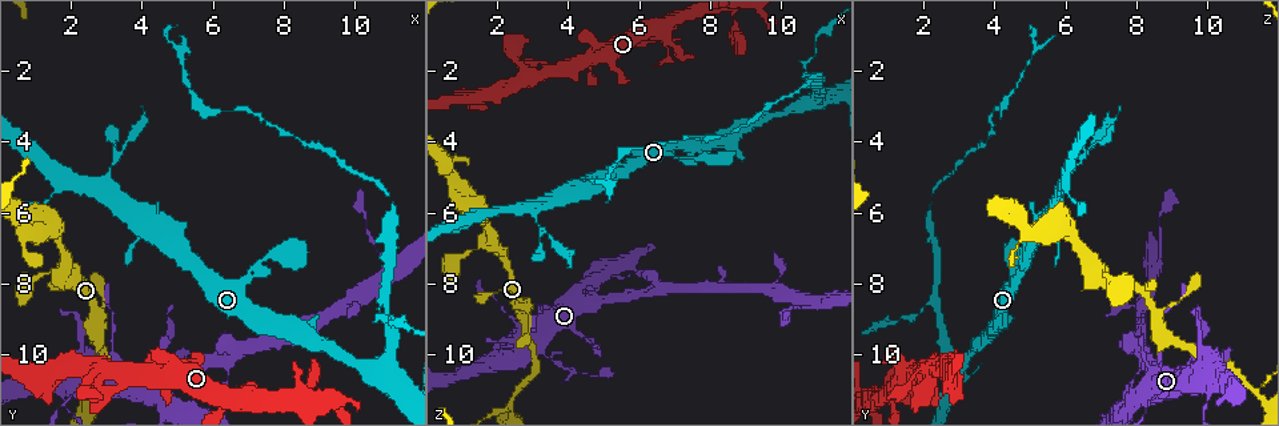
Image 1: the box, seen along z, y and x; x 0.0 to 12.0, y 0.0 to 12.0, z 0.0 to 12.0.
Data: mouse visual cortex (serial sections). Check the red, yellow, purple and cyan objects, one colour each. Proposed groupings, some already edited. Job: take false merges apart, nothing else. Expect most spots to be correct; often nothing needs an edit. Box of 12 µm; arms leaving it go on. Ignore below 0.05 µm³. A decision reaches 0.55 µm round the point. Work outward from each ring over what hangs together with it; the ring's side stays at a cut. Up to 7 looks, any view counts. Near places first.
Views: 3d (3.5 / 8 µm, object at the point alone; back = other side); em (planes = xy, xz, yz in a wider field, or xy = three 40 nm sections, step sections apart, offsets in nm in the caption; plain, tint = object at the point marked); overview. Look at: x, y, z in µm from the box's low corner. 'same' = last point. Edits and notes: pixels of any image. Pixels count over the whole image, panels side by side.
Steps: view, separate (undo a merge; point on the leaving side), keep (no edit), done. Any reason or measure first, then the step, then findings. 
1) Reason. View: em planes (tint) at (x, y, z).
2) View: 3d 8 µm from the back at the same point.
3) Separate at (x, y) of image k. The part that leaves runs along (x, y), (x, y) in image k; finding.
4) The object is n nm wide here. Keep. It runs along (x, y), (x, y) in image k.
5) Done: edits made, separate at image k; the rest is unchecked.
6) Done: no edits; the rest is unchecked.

Abrupt turn. View: 3d 3.5 µm from the back at (2.3, 11.1, 11.3).

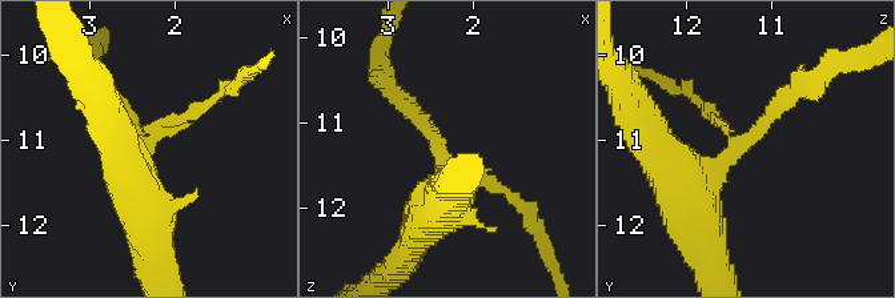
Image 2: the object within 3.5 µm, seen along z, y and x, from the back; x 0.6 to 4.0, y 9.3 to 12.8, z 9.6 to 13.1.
View: em xy step 1 (tint) at (2.40, 11.05, 11.35).

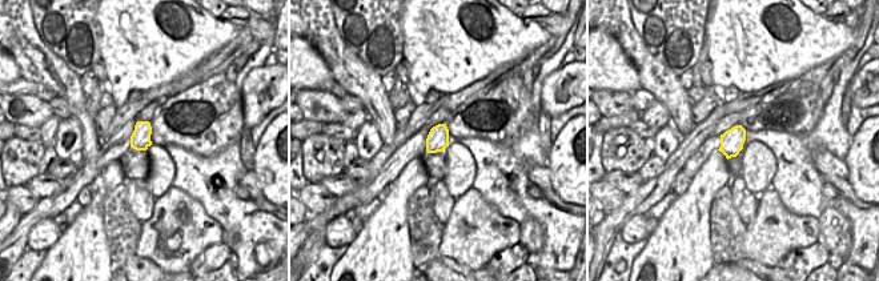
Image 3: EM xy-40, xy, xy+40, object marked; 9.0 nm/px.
Cut it another way. View: em xy step 3 (tint) at the same point.

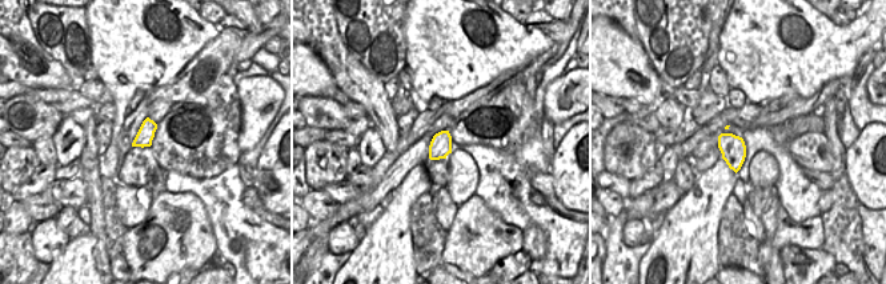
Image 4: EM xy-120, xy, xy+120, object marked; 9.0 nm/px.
3 arms meet here. Separate at (494, 184) of image 2. The part that leaves runs along (151, 133), (240, 84) in image 2; two cells meet here.

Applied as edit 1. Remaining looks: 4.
View: overview.

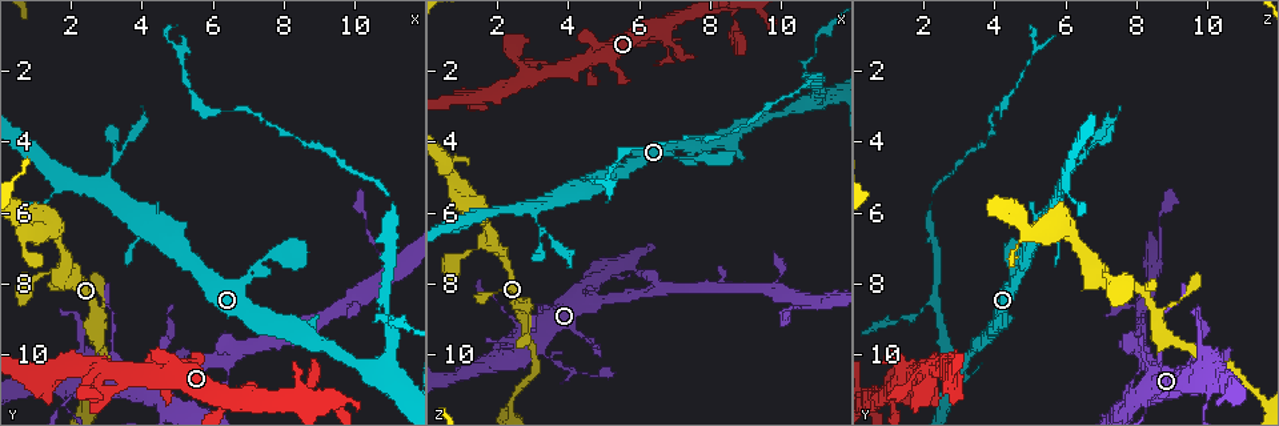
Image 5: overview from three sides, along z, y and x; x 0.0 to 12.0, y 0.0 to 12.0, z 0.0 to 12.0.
Thin neck. View: 3d 3.5 µm at (7.6, 7.2, 4.4).

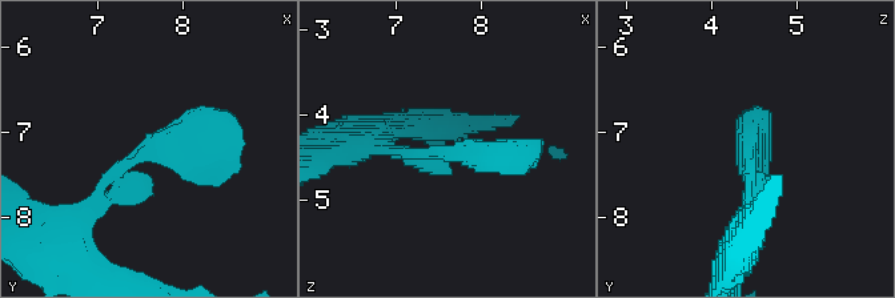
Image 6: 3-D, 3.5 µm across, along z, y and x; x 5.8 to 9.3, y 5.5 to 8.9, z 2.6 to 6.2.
View: em xy step 1 (plain) at (7.60, 7.20, 4.45).

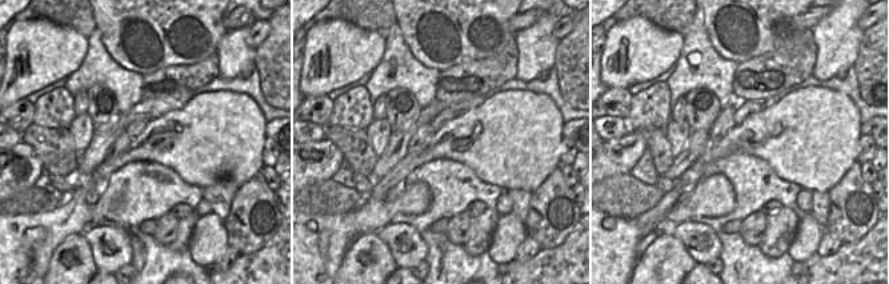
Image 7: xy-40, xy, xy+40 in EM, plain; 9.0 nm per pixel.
View: em xy step 1 (tint) at the same point.

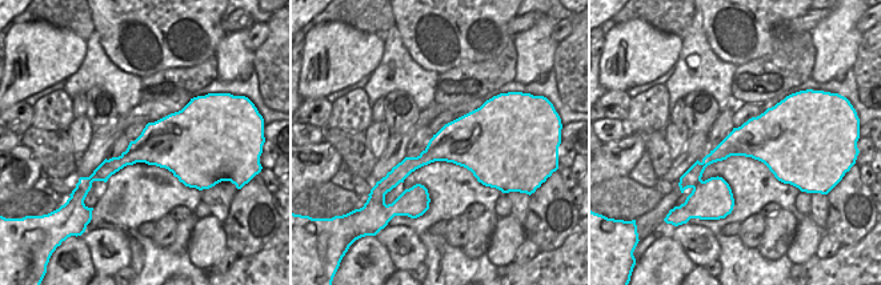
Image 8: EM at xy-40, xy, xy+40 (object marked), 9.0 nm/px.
The object is 460 nm wide here. Keep. It runs along (96, 212), (157, 143), (231, 131) in image 6; all the same cell.

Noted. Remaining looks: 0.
Done: edits made, separate at image 2; the rest is unchecked.

